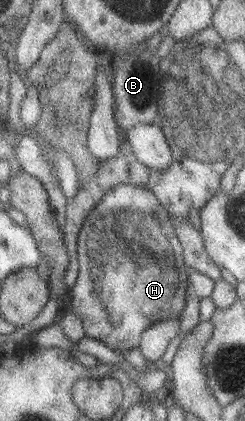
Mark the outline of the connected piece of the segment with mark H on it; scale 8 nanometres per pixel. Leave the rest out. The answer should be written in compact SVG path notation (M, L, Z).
M122 184L114 186L108 193L100 198L100 201L89 210L82 226L77 234L75 255L77 258L77 277L74 285L70 290L70 310L74 312L74 316L80 320L83 329L83 337L95 339L98 342L104 343L114 351L118 350L135 350L138 348L140 334L151 326L152 323L158 323L166 319L179 319L180 312L185 305L185 288L187 286L188 270L185 268L181 256L181 246L176 242L176 235L172 234L171 217L166 210L162 209L159 203L154 199L154 196L145 188L133 186L132 184Z

